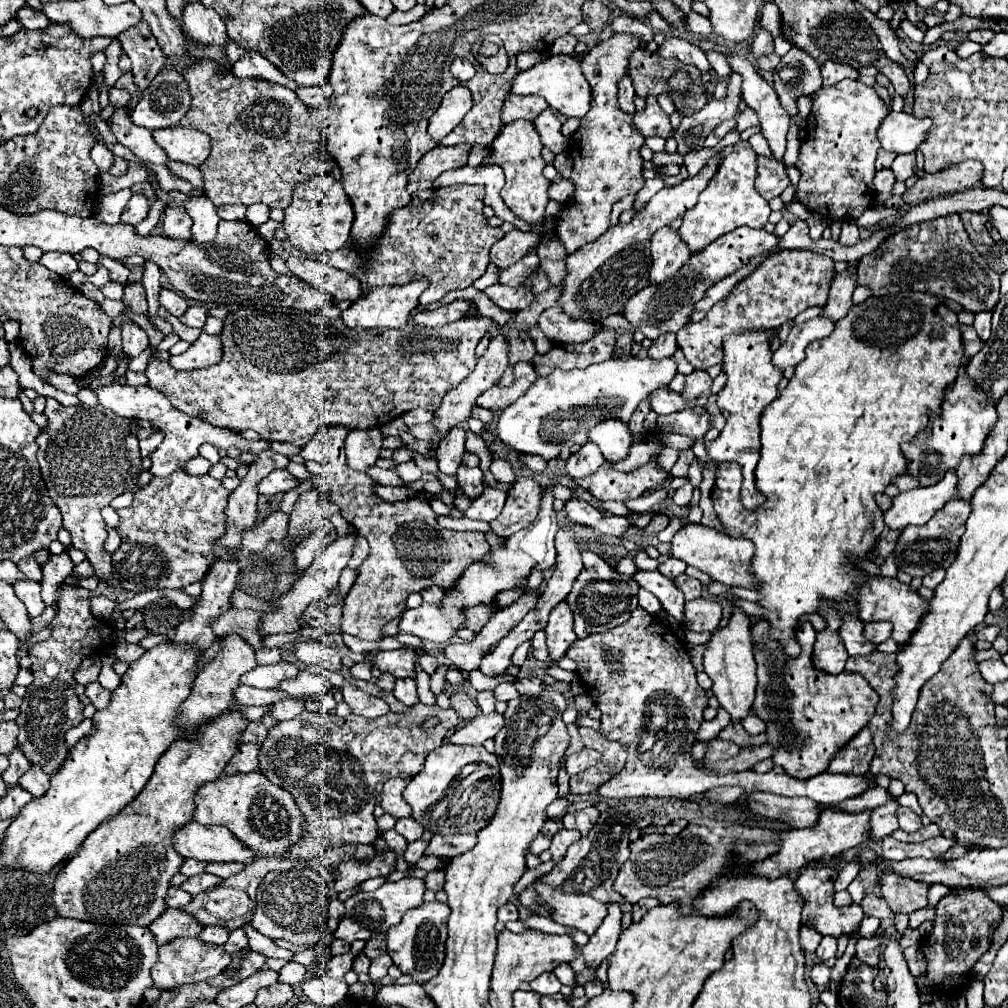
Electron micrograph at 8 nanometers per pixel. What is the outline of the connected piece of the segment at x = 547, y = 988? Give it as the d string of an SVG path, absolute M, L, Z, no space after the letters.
M550 972L550 974L542 974L538 976L534 982L530 982L530 988L542 996L552 996L552 994L558 994L562 984L560 980Z

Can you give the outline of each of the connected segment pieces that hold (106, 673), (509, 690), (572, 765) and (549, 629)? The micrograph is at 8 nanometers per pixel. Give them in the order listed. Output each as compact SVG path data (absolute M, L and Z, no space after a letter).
M109 649L105 651L104 655L100 655L102 669L100 676L98 676L98 682L100 682L106 690L110 690L110 692L112 692L112 690L116 690L116 688L120 686L120 676L118 676L118 674L114 672L114 668L112 668L112 666L114 666L114 656L108 656L108 653L111 653L108 651L114 651L114 649Z
M502 682L494 688L494 696L496 700L504 700L504 702L510 702L512 698L518 696L518 690L514 688L514 682Z
M584 748L582 752L576 752L576 754L570 754L564 758L564 768L568 772L568 776L574 776L574 774L580 774L584 772L586 768L594 766L596 762L600 760L600 754L592 748Z
M560 602L552 612L550 612L550 620L546 626L546 638L548 638L548 650L552 660L556 662L560 656L566 654L568 646L576 640L574 634L574 616L570 612L570 606L564 602Z

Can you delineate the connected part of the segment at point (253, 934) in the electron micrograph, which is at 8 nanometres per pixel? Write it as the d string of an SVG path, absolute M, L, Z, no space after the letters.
M250 924L244 926L244 932L246 932L248 940L250 940L250 950L254 950L254 952L266 956L266 958L282 958L282 960L290 960L290 958L292 958L292 952L290 952L290 950L276 946L274 940L262 936L262 934L256 932Z

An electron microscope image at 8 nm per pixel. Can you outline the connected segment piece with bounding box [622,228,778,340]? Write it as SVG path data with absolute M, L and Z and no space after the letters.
M736 228L734 232L728 232L726 236L720 236L718 240L714 240L714 244L704 248L704 252L690 254L690 264L686 264L686 268L682 268L682 272L678 272L674 280L666 280L666 284L648 284L646 288L636 292L626 302L622 316L650 340L656 340L664 332L676 334L686 326L686 320L690 320L692 304L698 302L712 284L736 272L738 268L746 266L748 258L756 254L772 252L776 244L778 244L778 236L768 234L764 230Z

